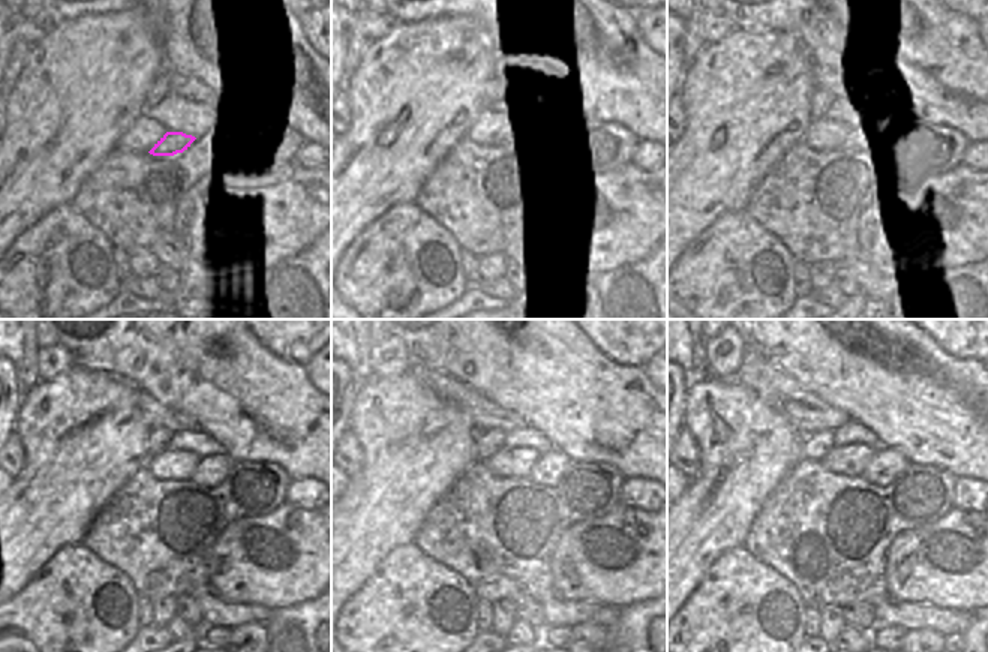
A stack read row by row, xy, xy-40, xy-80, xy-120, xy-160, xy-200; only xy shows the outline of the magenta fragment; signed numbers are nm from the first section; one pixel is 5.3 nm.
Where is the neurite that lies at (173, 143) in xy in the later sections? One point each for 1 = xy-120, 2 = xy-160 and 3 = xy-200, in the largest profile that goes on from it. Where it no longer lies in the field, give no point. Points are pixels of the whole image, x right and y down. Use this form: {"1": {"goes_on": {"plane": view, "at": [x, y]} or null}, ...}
{"1": {"goes_on": {"plane": "xy-120", "at": [212, 471]}}, "2": {"goes_on": {"plane": "xy-160", "at": [549, 468]}}, "3": {"goes_on": {"plane": "xy-200", "at": [886, 463]}}}

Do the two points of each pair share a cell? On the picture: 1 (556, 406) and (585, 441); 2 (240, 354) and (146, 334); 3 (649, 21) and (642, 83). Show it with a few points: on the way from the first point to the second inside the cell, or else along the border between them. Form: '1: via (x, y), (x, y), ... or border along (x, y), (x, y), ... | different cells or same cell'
1: via (565, 415), (582, 432) | same cell
2: via (216, 358), (197, 357), (174, 334), (170, 334) | same cell
3: border along (633, 15), (642, 39), (651, 48) | different cells

